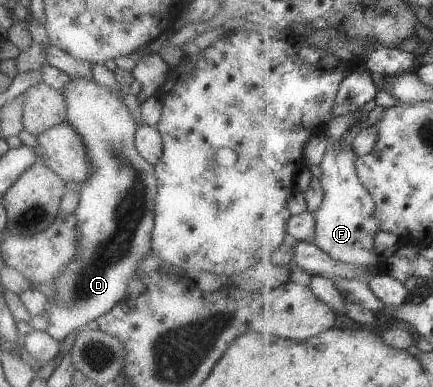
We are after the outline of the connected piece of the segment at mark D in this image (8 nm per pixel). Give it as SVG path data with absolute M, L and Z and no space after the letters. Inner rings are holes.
M71 77L69 84L62 90L67 107L67 123L79 133L83 147L87 151L87 159L93 167L87 181L81 183L79 205L75 209L75 229L79 237L79 251L73 261L53 279L54 297L47 298L42 313L48 320L46 333L62 343L63 340L77 329L84 329L91 321L95 321L108 313L127 297L127 283L134 275L140 273L139 265L151 255L151 235L154 229L155 201L157 185L155 166L139 155L135 146L135 135L138 125L128 107L113 89L97 85L93 79Z

